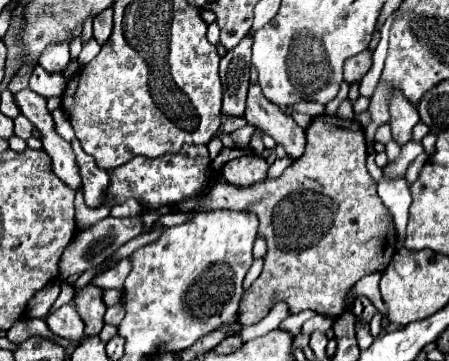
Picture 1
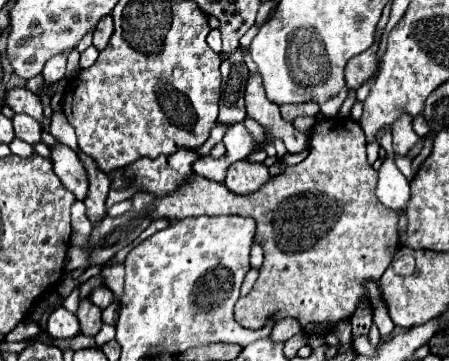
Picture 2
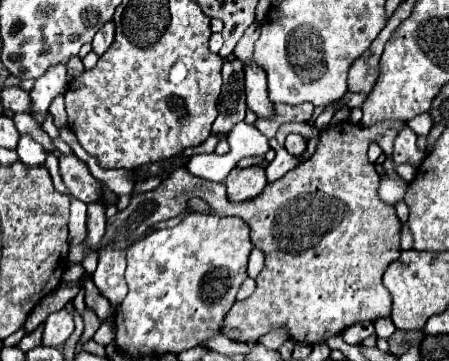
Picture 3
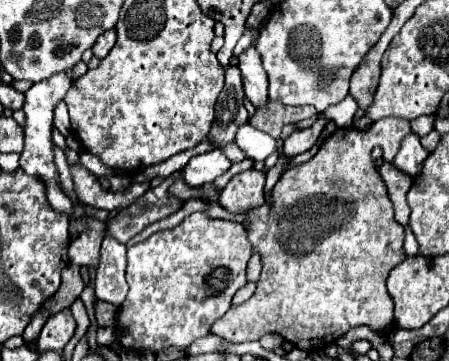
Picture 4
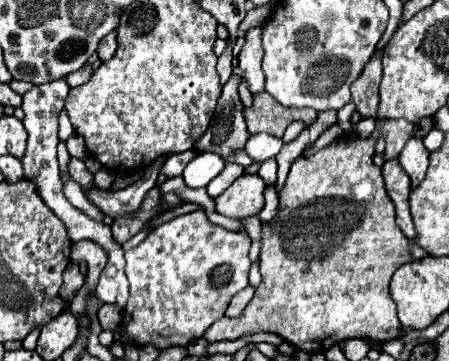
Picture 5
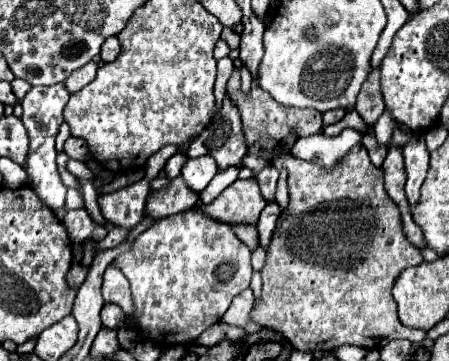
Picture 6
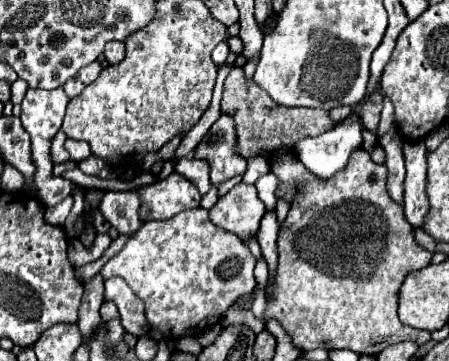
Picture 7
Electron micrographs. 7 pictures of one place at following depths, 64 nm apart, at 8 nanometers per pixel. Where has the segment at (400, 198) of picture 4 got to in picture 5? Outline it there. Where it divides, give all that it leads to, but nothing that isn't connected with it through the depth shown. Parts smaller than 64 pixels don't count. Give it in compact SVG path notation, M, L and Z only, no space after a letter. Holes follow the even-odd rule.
M386 160L386 164L382 166L382 174L384 174L384 182L386 182L386 190L388 196L392 198L394 206L396 206L396 224L400 226L400 230L406 234L406 238L414 238L414 224L410 218L410 178L400 164L394 160Z

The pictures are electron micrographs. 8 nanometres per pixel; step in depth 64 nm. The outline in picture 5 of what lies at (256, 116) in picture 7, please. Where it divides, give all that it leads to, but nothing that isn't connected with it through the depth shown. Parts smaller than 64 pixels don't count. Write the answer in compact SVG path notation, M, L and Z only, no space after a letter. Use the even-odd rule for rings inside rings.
M262 92L260 96L254 96L252 108L246 108L244 118L248 124L248 132L268 132L276 138L282 138L286 126L294 120L302 120L306 124L314 122L318 116L316 110L312 108L286 108L272 100L268 92Z

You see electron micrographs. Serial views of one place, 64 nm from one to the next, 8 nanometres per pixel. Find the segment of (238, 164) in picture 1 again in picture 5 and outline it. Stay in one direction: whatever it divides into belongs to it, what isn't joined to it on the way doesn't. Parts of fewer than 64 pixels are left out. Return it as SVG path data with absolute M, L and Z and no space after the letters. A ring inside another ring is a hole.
M242 174L216 198L216 212L230 218L256 216L264 206L264 188L258 174Z

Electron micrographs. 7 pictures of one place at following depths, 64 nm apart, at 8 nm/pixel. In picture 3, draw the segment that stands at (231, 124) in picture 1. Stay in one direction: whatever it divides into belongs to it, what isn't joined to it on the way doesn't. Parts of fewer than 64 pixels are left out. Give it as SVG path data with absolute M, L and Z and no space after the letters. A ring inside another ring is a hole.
M211 134L208 139L206 139L202 144L197 147L187 148L184 154L180 154L180 156L194 156L195 154L204 154L204 153L212 153L215 151L215 148L220 141L220 136Z

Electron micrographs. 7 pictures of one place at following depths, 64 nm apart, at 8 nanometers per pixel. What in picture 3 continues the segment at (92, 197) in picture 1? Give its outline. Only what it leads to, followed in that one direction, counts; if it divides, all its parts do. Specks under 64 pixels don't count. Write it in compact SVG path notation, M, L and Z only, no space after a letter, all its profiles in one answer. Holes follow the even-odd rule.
M96 200L96 202L88 204L86 224L88 224L86 244L92 246L94 250L98 250L98 242L104 236L104 226L106 226L106 206L104 206L102 200Z

